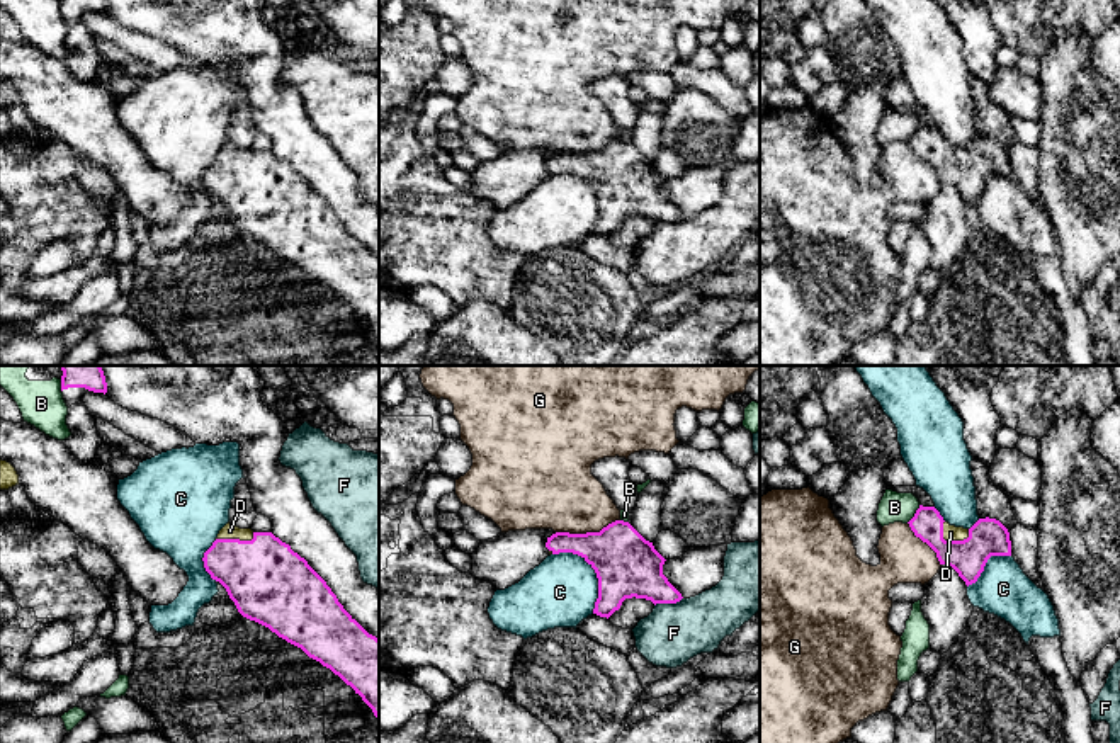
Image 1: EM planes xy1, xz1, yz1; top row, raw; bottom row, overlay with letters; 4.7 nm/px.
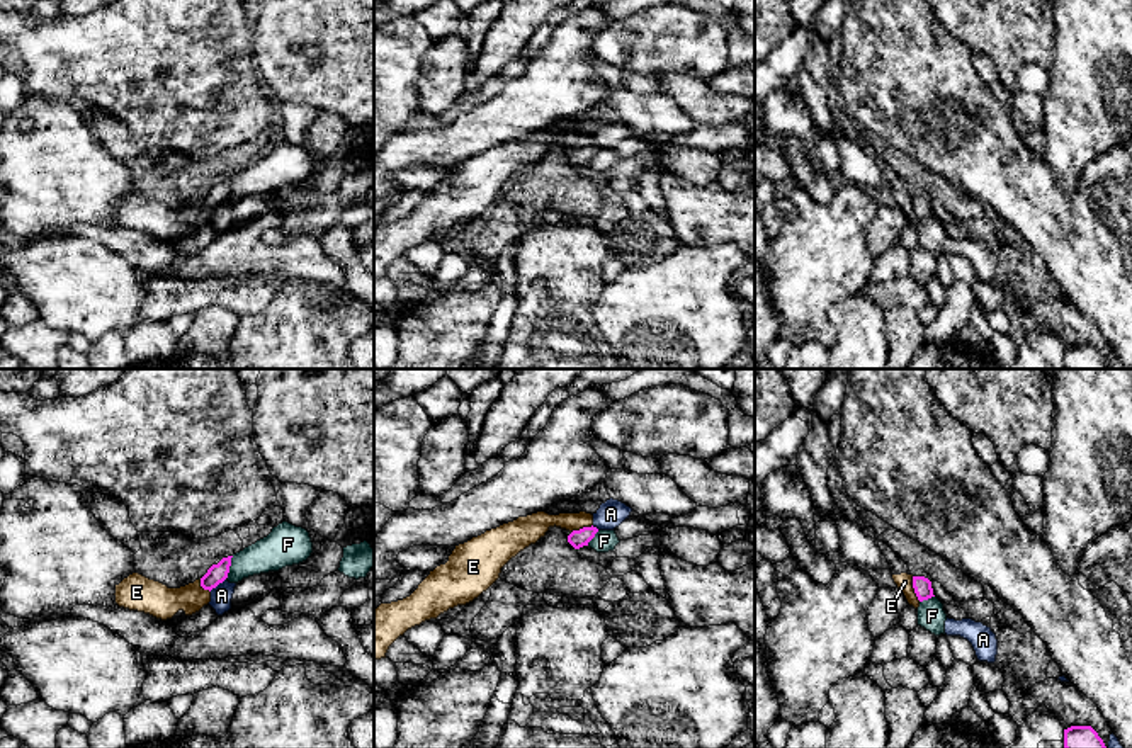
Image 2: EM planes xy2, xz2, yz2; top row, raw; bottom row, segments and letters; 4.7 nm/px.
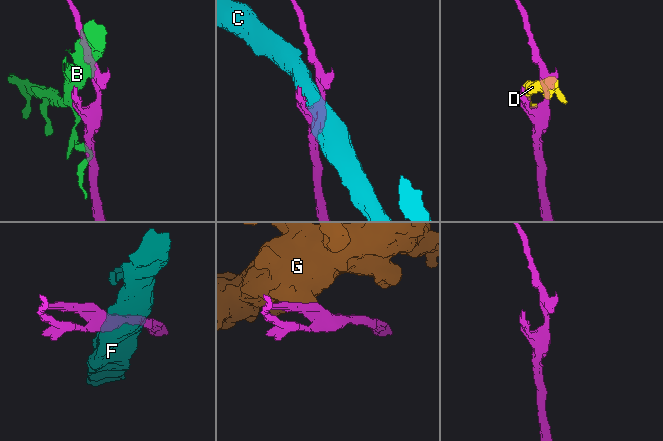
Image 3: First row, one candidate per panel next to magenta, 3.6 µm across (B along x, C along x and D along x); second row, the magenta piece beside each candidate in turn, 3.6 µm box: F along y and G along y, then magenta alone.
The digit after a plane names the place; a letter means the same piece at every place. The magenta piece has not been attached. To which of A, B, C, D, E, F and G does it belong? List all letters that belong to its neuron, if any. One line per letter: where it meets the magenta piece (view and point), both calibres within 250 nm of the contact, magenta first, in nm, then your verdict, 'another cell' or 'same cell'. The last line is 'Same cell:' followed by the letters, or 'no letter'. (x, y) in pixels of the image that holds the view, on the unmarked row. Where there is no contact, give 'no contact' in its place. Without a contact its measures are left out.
A: contact xy2 (216, 204); calibres 90 and 100 nm; another cell
B: contact yz1 (915, 133); calibres 150 and 140 nm; another cell
C: contact xz1 (595, 191); calibres 300 and 320 nm; another cell
D: contact yz1 (949, 160); calibres 180 and 80 nm; same cell
E: contact yz2 (913, 206); calibres 90 and 80 nm; another cell
F: contact xz1 (668, 221); calibres 280 and 280 nm; another cell
G: contact xz1 (587, 152); calibres 300 and 380 nm; another cell
Same cell: D

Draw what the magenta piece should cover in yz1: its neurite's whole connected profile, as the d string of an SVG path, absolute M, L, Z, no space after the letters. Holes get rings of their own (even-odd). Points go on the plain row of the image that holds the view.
M919 124L908 143L936 172L940 184L953 187L967 206L977 201L991 175L1011 175L1010 151L996 138L979 138L964 148L945 141L935 126Z

